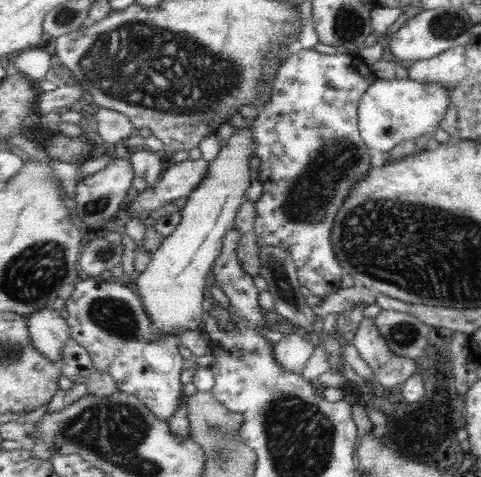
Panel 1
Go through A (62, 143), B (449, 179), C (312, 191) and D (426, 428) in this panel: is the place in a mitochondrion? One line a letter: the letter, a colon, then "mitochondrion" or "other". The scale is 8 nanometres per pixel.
A: other
B: other
C: mitochondrion
D: other

